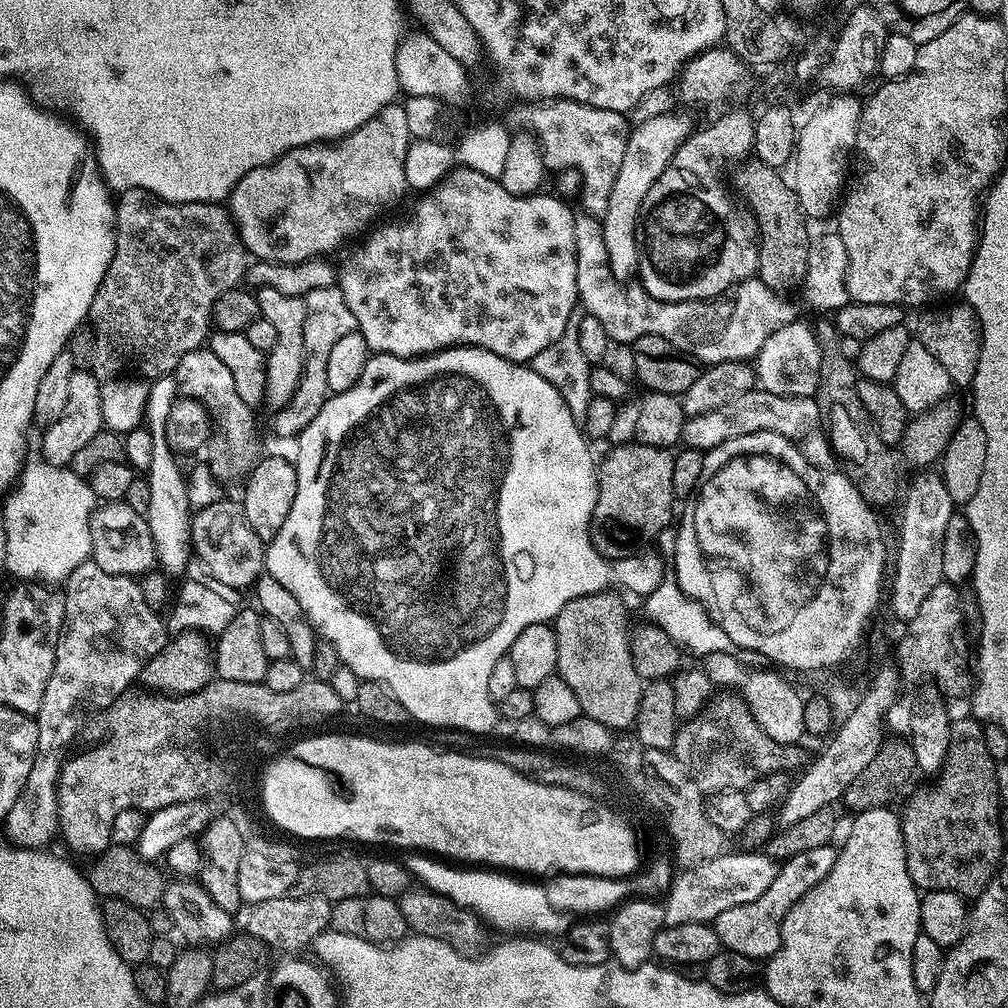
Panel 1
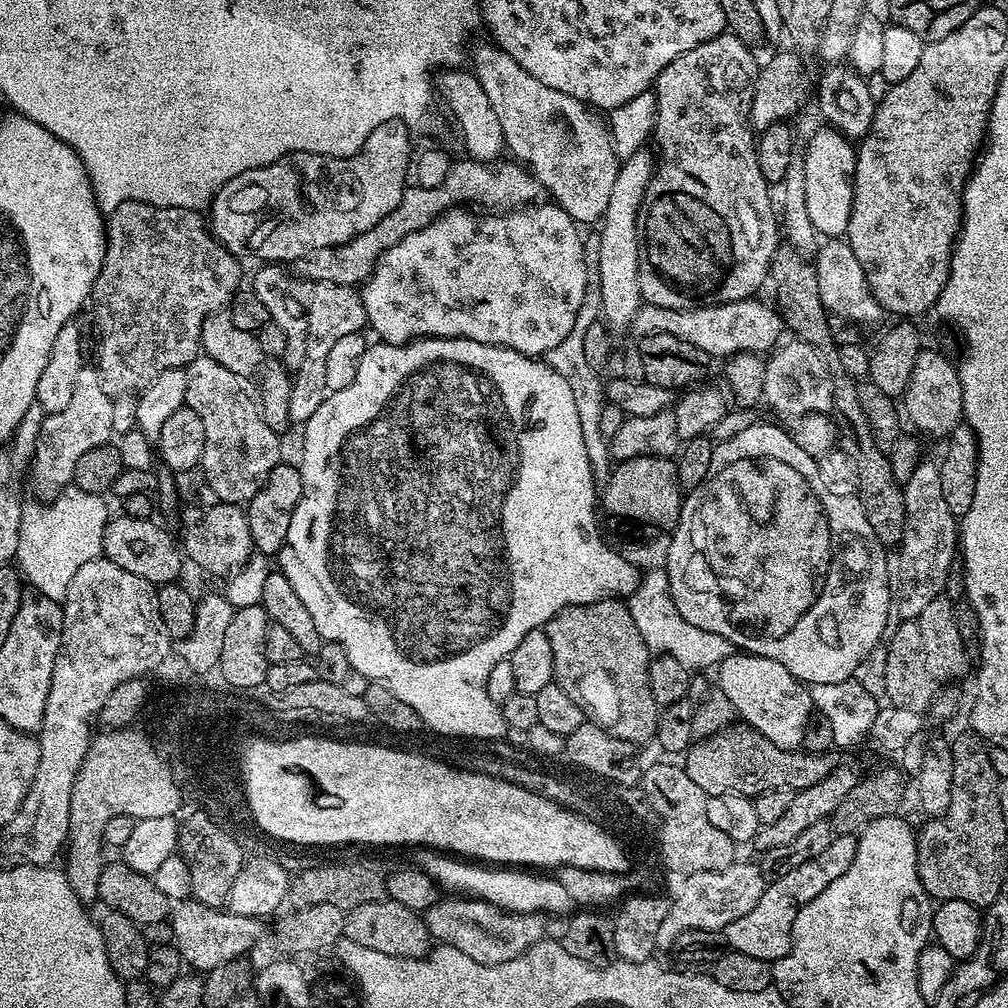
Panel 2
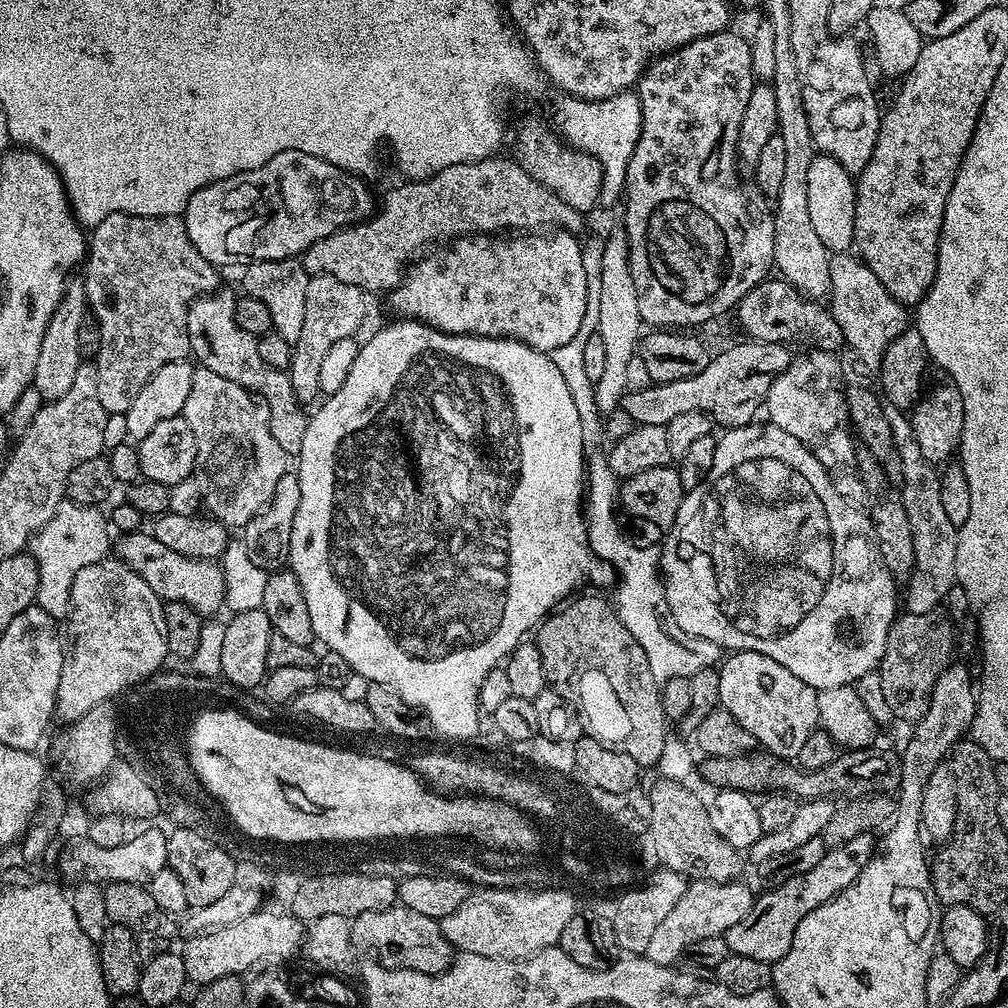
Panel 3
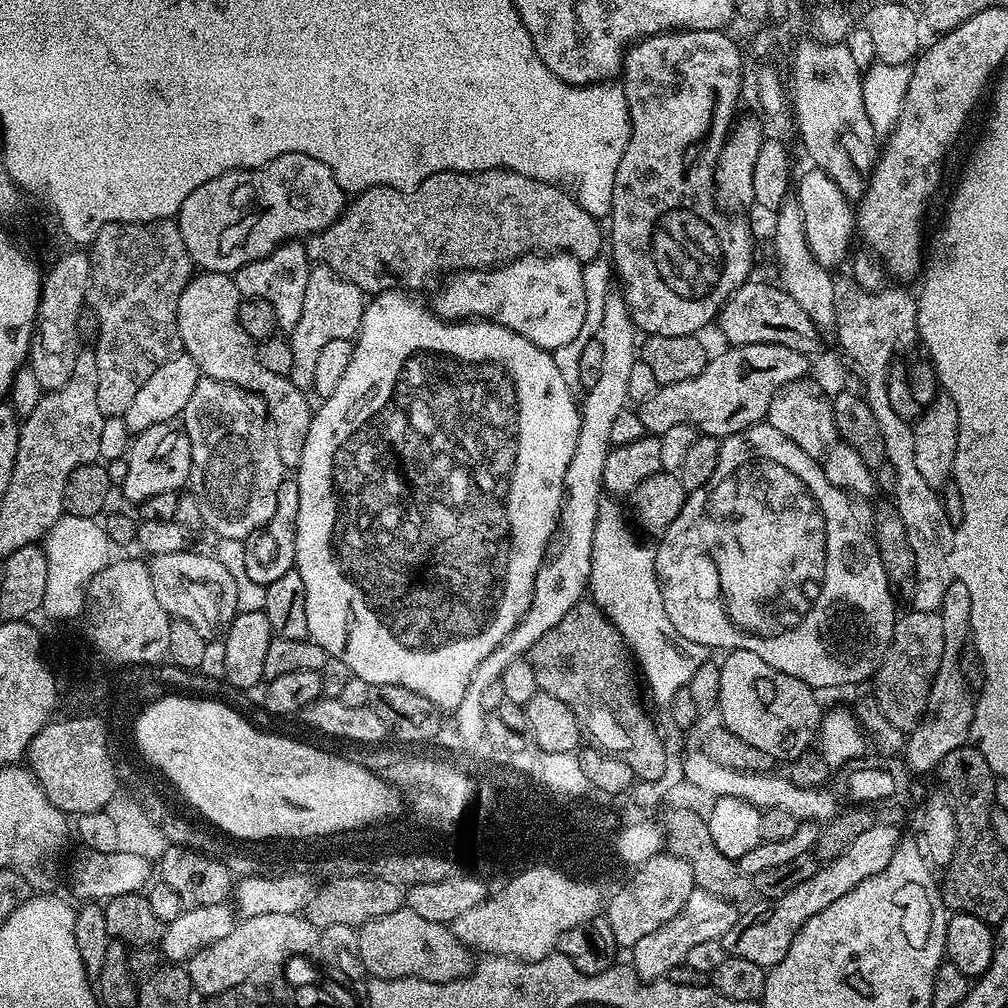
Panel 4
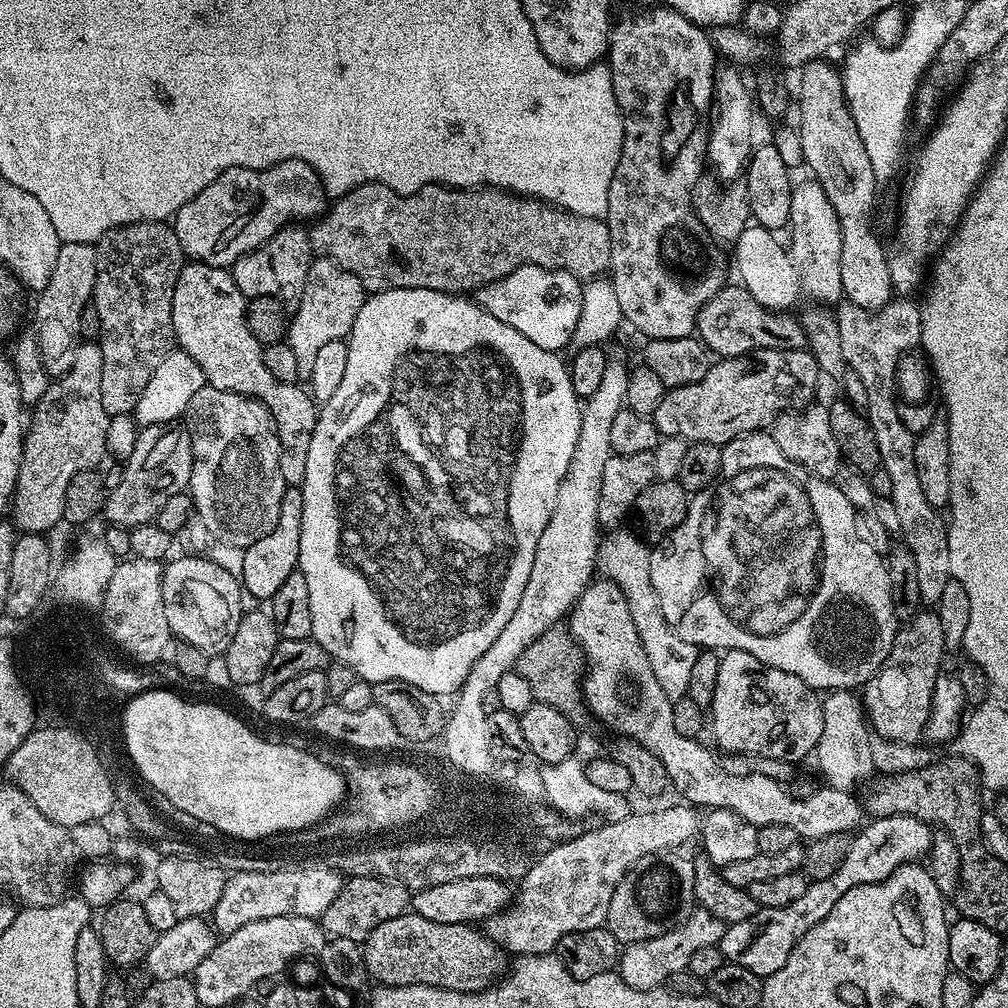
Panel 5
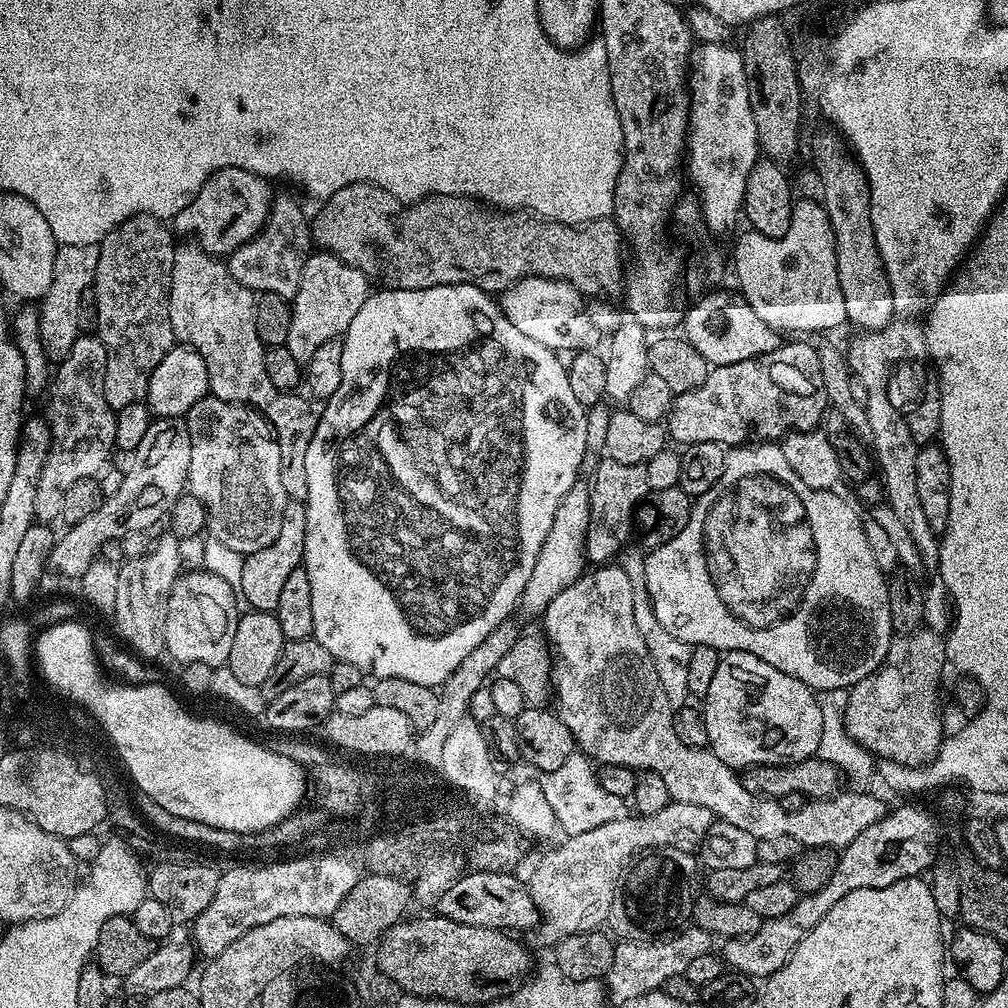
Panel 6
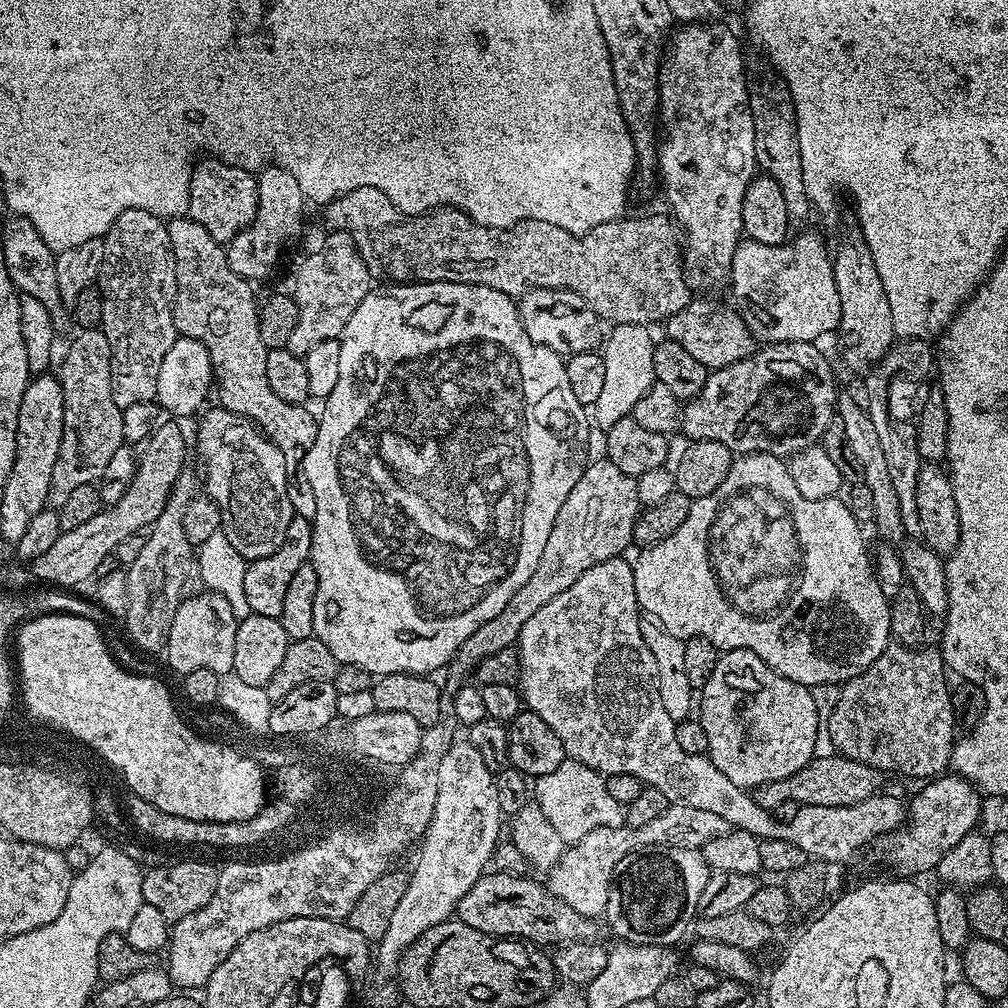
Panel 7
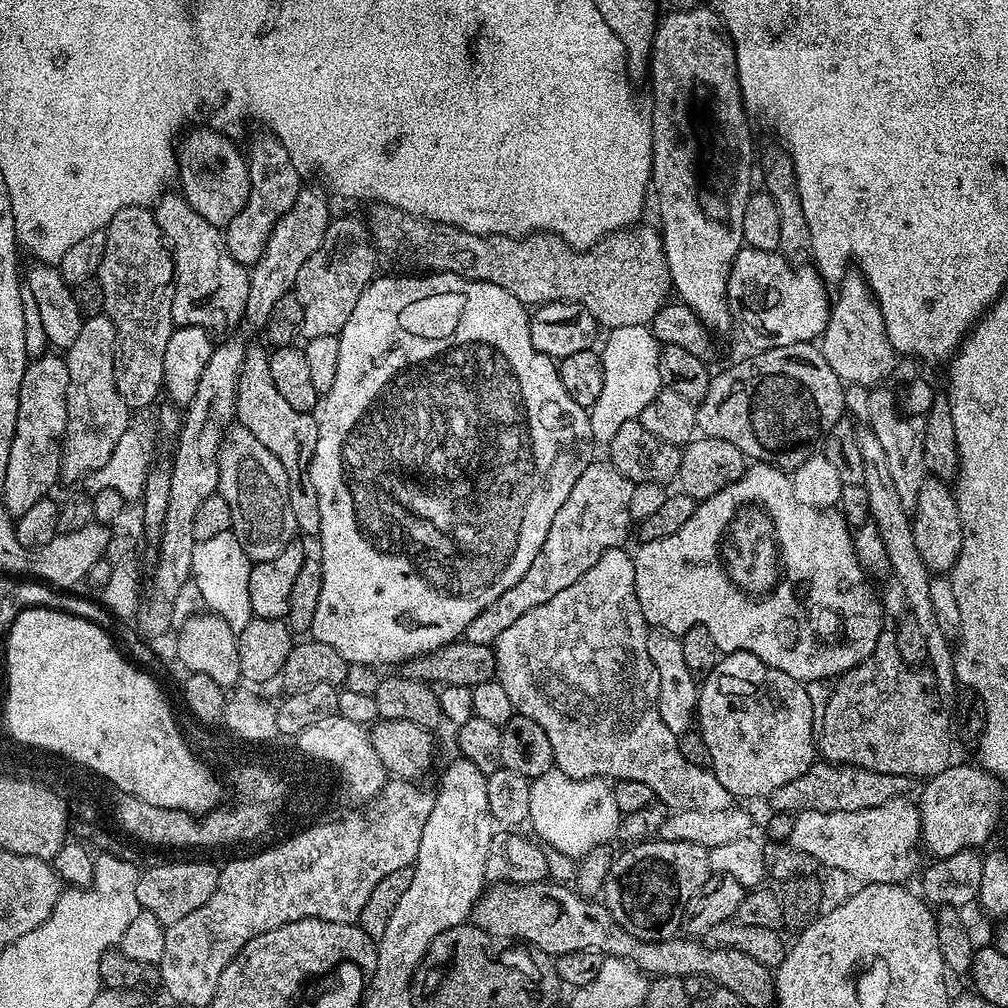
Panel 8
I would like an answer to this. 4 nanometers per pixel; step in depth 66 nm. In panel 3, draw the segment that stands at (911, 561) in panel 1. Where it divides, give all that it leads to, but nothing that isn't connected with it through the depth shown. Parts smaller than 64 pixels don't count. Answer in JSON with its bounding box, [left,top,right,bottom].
[888,410,958,614]

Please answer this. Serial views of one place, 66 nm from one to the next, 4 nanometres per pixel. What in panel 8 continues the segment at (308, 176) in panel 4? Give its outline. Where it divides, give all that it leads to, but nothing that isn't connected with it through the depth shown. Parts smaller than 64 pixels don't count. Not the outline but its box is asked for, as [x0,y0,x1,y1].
[176,126,250,226]

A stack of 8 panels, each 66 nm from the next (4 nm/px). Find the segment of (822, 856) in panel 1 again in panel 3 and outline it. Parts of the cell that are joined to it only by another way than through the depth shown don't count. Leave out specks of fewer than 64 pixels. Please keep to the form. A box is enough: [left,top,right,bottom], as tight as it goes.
[724,832,873,964]

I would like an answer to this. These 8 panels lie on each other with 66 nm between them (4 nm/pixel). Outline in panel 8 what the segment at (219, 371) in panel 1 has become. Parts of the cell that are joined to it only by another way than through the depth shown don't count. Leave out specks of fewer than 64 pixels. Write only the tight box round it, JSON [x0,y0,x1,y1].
[217,424,298,563]

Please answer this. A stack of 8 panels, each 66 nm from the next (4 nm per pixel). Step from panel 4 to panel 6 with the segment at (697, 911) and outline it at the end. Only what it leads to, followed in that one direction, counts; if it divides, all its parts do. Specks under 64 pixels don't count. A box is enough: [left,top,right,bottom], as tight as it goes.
[606,926,714,1001]

